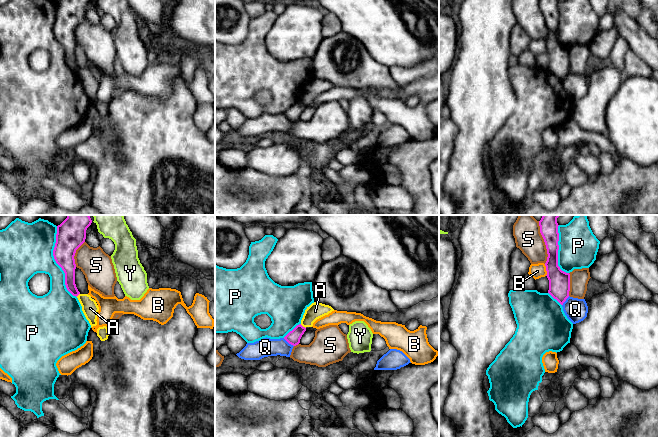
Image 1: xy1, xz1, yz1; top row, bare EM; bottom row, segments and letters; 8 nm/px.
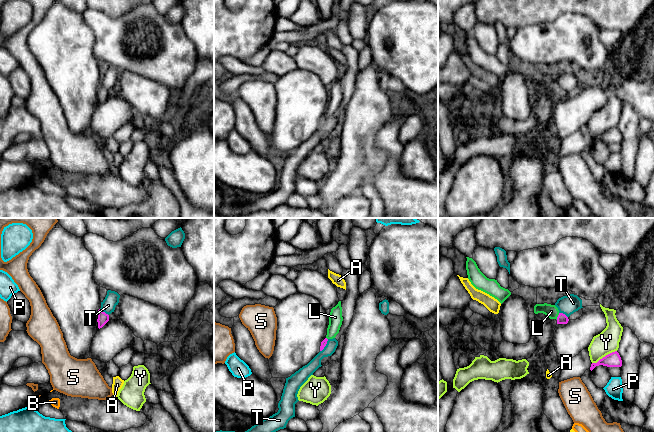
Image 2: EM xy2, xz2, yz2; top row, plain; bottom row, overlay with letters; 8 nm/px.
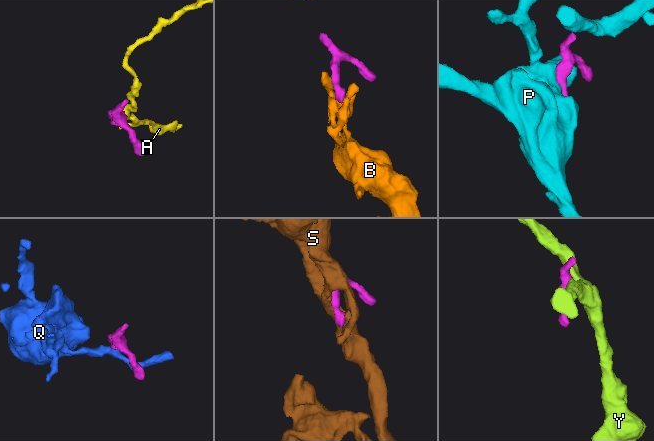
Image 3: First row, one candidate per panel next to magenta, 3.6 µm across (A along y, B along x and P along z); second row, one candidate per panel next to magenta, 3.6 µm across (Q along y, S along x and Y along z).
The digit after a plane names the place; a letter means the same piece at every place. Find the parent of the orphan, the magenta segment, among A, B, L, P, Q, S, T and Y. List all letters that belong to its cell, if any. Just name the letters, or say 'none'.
L

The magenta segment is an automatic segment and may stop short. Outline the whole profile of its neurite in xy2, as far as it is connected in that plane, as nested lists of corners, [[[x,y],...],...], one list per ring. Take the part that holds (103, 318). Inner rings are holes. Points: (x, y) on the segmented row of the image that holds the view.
[[[102,309],[98,310],[98,328],[102,328],[109,321],[109,315],[106,314]]]

